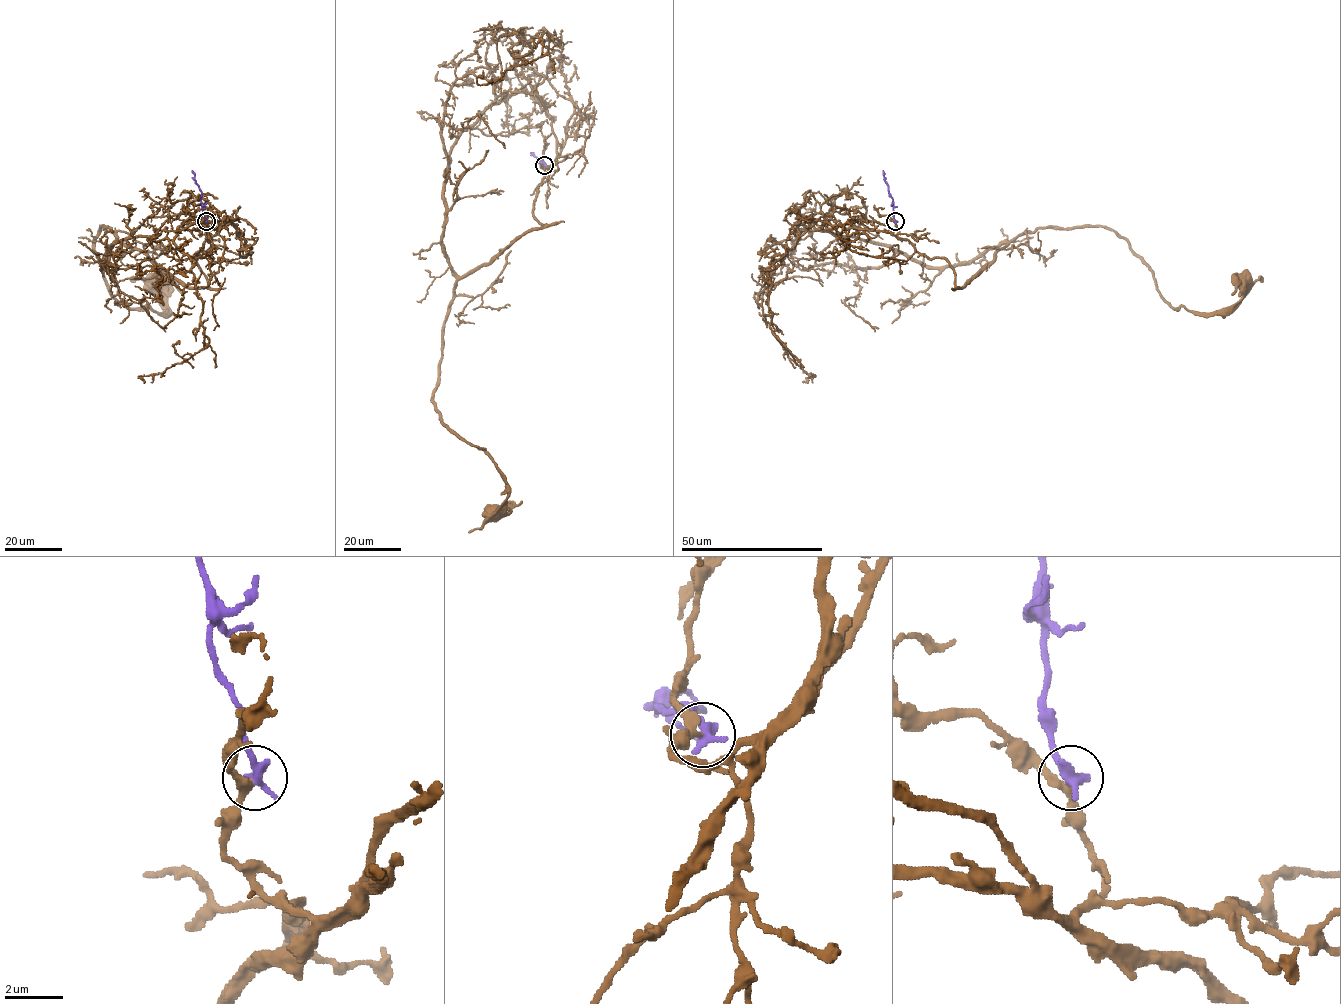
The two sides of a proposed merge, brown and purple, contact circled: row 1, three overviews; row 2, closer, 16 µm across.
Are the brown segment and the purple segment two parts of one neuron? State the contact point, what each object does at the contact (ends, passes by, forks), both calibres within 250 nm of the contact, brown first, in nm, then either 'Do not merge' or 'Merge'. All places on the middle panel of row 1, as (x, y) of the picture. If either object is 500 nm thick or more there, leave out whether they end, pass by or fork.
Place: (544, 165). At the ring brown passes by. At the ring purple ends. Thickness 220 nm (brown) against 440 nm. Merge

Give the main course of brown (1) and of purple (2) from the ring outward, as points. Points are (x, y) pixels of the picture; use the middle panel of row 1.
1: (545, 165), (533, 215), (546, 224), (457, 281), (433, 398), (509, 487), (495, 512)
2: (545, 165), (530, 152)

